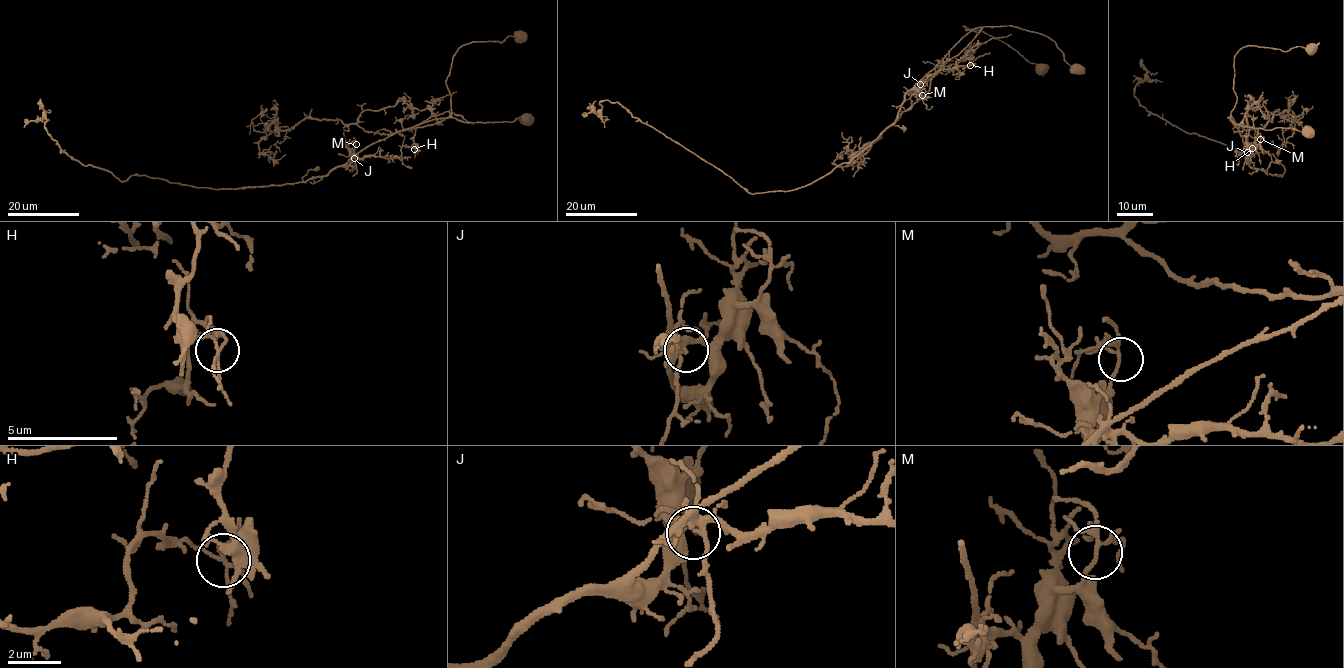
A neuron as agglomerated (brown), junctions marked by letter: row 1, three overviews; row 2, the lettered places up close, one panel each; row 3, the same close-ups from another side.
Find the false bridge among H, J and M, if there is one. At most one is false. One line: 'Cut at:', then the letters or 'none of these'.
Cut at: H

